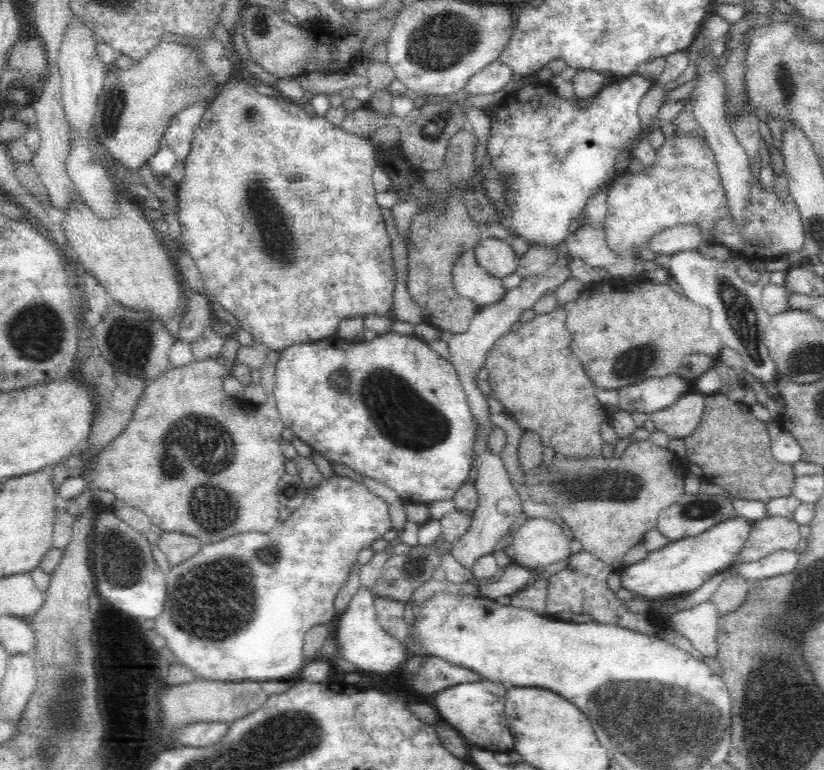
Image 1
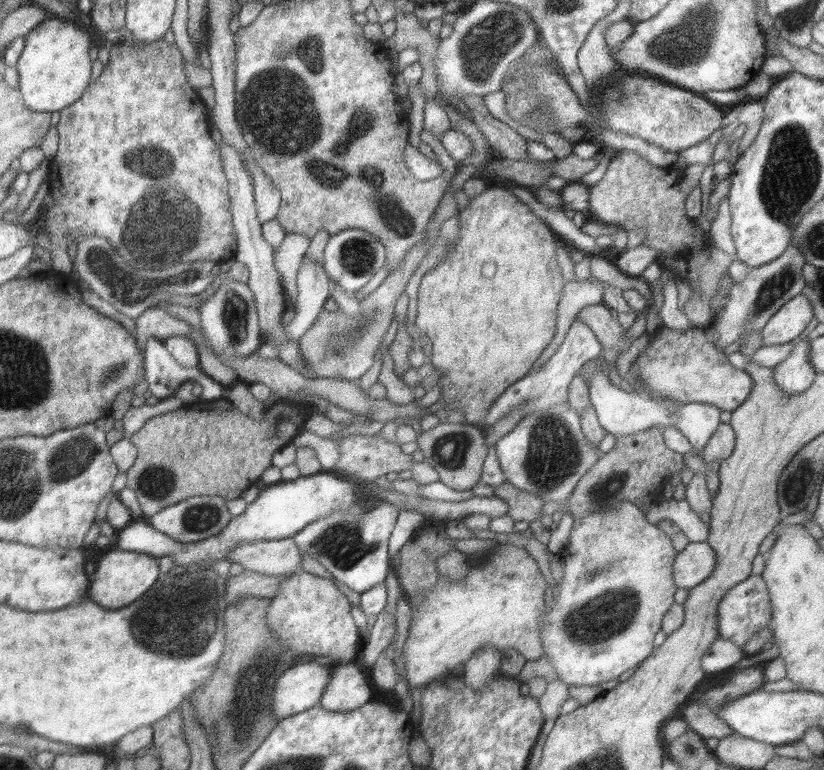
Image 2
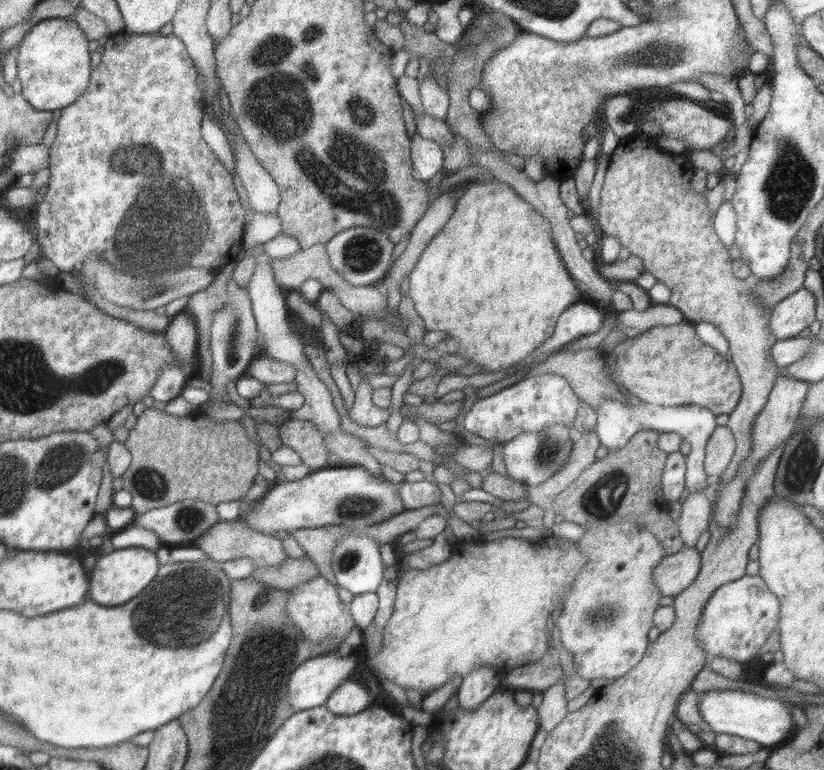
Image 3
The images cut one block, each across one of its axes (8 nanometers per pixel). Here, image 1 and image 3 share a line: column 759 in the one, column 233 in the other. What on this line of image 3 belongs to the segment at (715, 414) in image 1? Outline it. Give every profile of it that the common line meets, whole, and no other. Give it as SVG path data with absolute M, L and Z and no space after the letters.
M154 408L146 409L136 418L125 446L132 454L132 465L121 476L123 490L133 497L131 508L140 514L187 499L216 506L219 503L240 501L255 484L254 478L259 474L261 462L259 445L247 436L243 422L238 419L215 422L199 411L179 417Z

